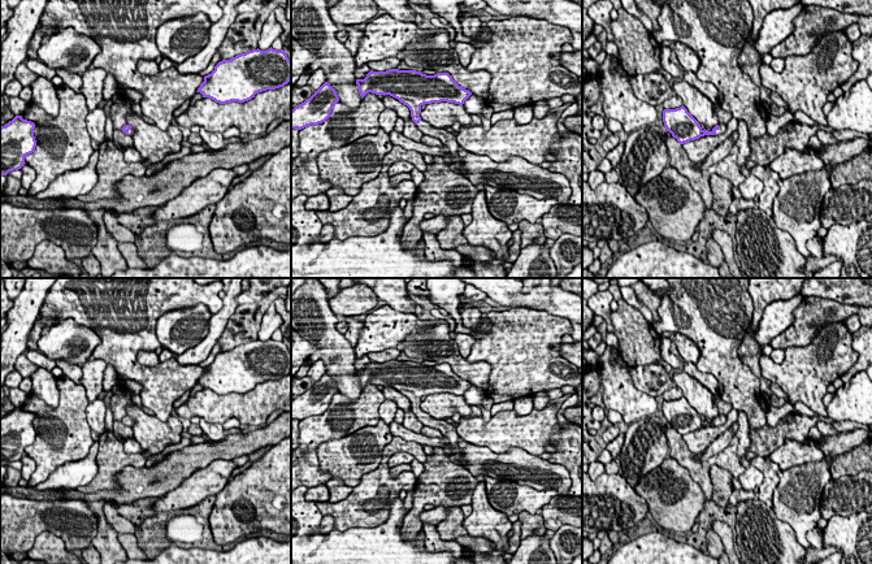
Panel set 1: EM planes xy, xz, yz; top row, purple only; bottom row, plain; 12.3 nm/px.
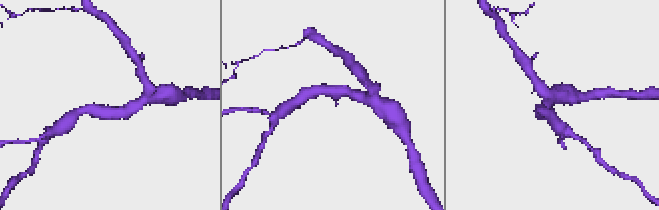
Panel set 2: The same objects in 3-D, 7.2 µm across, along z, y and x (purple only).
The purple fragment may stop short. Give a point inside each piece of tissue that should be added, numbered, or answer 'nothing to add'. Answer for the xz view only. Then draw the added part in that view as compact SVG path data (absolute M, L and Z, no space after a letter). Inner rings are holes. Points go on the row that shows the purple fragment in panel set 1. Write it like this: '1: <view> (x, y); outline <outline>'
1: xz (447, 138); outline M422 120L417 123L417 127L422 131L424 135L438 138L444 146L448 147L451 155L456 159L452 165L452 169L456 173L461 174L460 168L463 166L463 164L461 160L457 157L459 144L456 142L456 135L444 129L433 129L431 125Z

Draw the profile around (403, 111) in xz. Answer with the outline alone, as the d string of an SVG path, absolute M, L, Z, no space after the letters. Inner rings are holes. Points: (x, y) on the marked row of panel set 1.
M385 95L382 99L386 108L390 108L398 113L398 117L403 118L404 121L411 118L411 110L407 105L400 103L398 99Z

